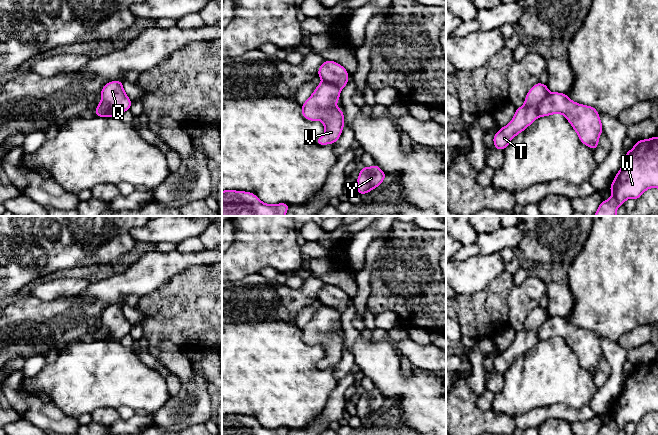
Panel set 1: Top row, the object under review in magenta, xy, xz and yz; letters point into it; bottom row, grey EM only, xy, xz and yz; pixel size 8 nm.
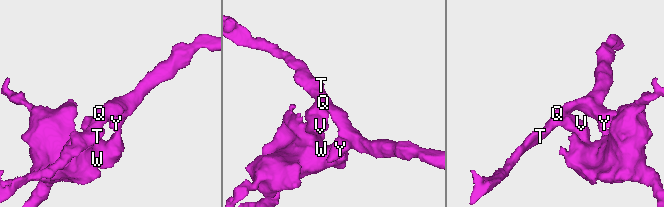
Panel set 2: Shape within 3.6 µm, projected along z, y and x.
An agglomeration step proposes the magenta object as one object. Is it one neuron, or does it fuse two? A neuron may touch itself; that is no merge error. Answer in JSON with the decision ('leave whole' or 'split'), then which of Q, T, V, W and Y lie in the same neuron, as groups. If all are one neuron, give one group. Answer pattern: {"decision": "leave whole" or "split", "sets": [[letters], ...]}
{"decision": "split", "sets": [["Q", "T", "Y"], ["V", "W"]]}

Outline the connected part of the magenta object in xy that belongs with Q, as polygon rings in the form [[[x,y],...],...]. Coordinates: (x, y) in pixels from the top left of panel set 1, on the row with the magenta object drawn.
[[[111,81],[104,85],[101,90],[101,102],[107,103],[111,112],[105,117],[120,116],[124,111],[130,109],[131,101],[123,89],[123,82]]]

